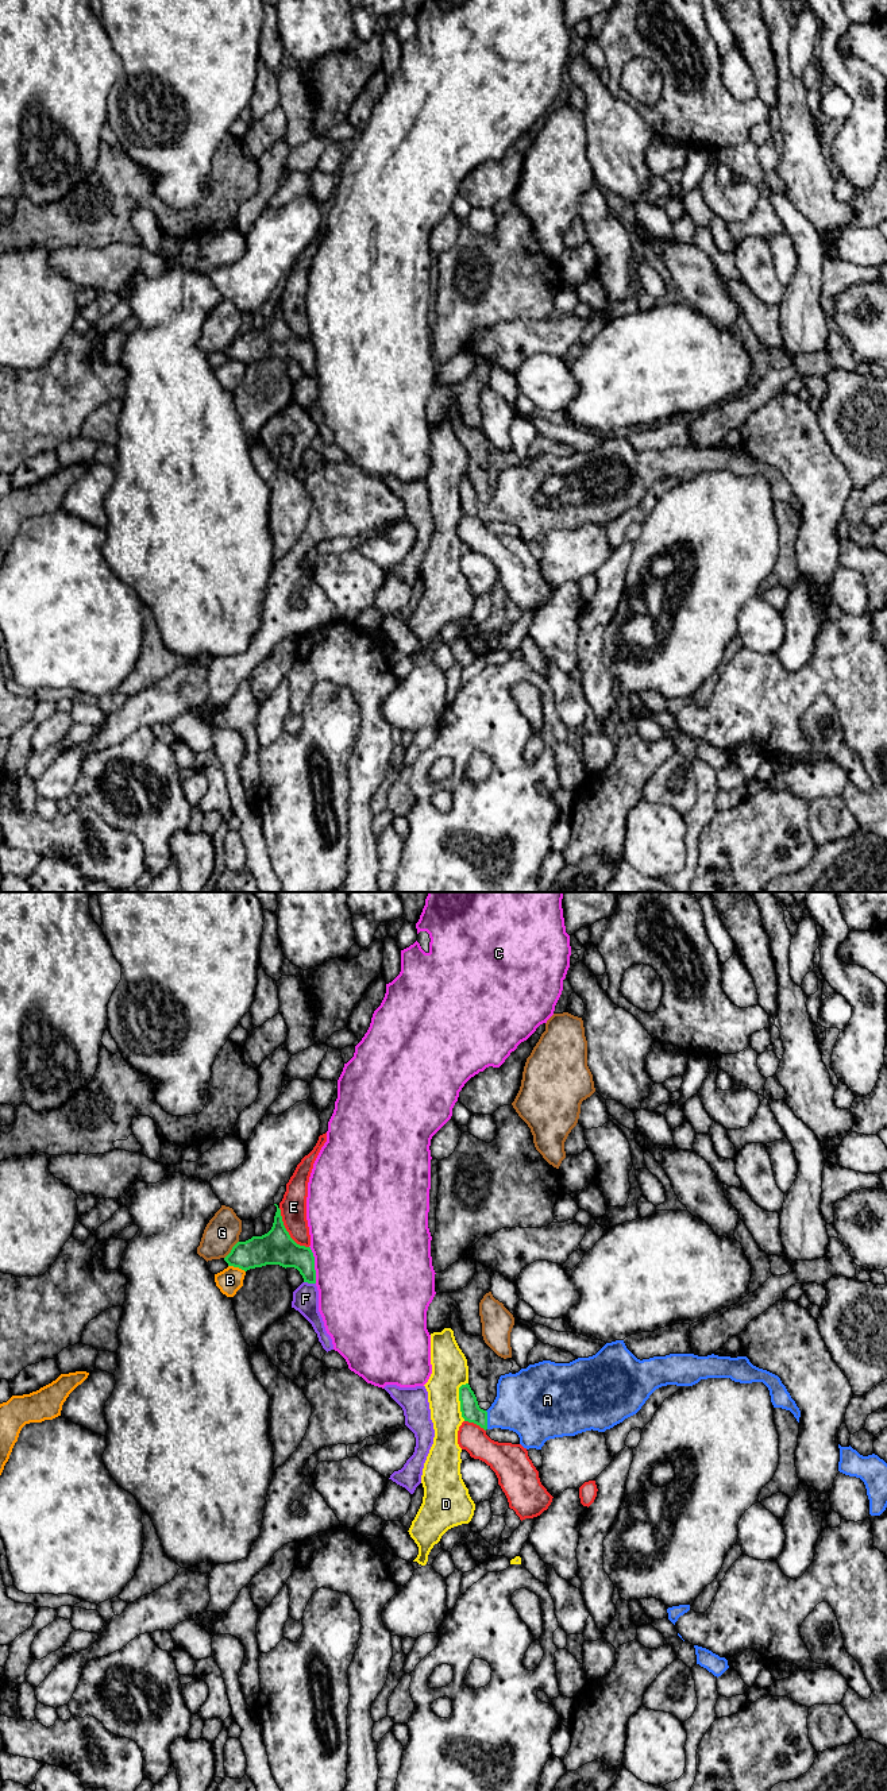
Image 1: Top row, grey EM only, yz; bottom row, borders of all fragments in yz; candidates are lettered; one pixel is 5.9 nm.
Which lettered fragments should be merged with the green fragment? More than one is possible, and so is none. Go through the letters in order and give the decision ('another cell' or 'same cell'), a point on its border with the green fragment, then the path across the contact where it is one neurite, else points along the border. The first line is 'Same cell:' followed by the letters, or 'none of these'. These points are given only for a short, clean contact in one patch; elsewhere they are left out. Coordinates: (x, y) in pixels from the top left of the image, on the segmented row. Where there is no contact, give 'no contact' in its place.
Same cell: A
A: same cell | yz (486, 1420)
B: another cell | yz (236, 1266)
C: another cell | yz (313, 1265)
D: another cell | yz (459, 1400)
E: another cell | yz (286, 1231)
F: another cell | yz (309, 1282)
G: another cell | yz (231, 1250)

